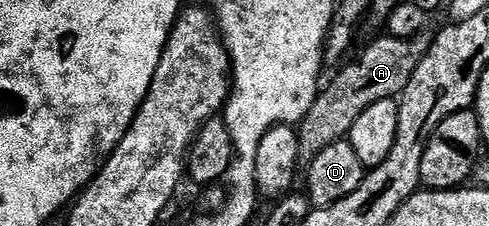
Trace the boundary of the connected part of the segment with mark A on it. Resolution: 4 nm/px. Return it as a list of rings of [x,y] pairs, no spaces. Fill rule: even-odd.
[[[423,30],[412,38],[396,38],[389,34],[381,34],[351,64],[343,63],[338,73],[330,80],[330,85],[319,91],[316,102],[312,102],[312,110],[304,114],[304,118],[296,126],[299,140],[299,161],[308,162],[332,146],[332,142],[340,142],[349,137],[352,126],[368,106],[376,106],[376,102],[398,100],[402,92],[412,82],[412,74],[416,74],[416,66],[426,57],[432,39],[431,33]]]

